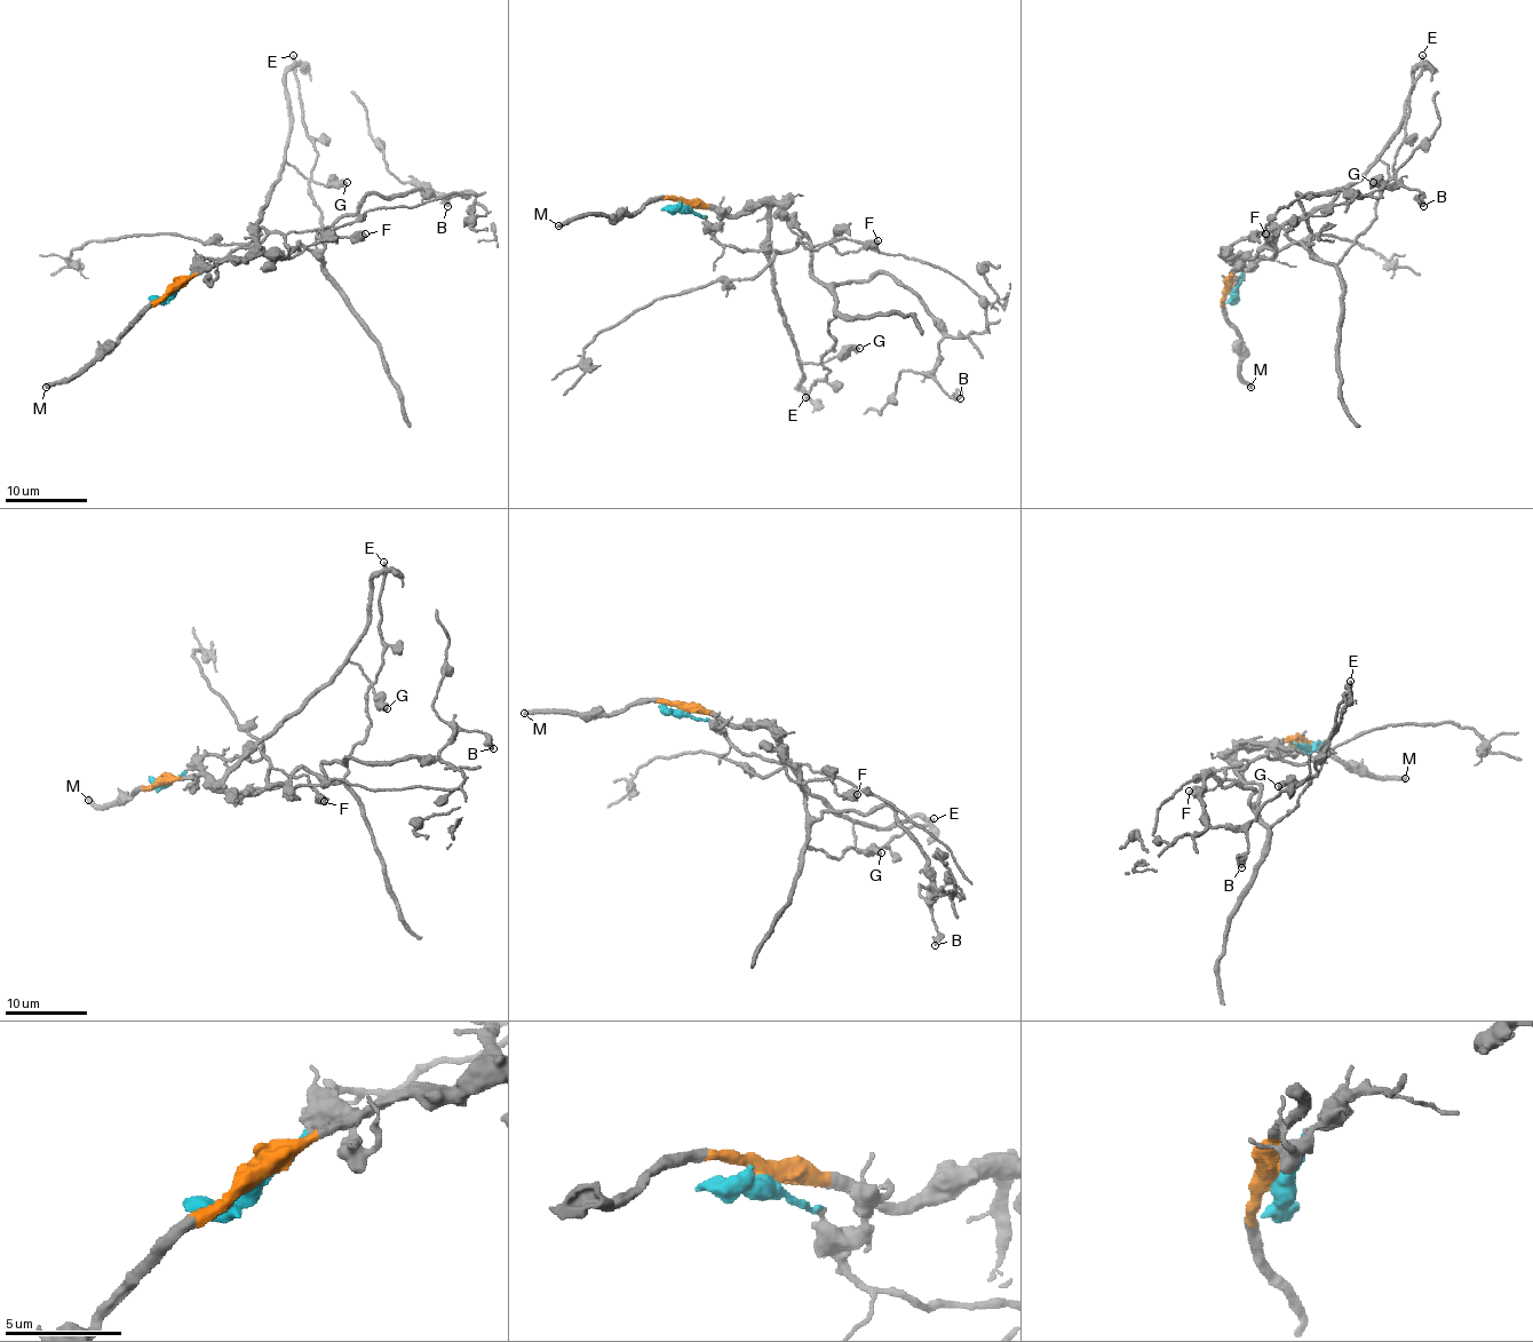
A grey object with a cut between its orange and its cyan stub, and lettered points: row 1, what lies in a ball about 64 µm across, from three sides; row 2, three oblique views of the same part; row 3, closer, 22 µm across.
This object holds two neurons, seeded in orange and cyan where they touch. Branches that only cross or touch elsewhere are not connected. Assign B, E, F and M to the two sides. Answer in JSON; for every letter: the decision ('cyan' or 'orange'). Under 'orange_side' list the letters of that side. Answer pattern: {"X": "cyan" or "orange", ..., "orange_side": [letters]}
{"B": "cyan", "E": "cyan", "F": "cyan", "M": "orange", "orange_side": ["M"]}

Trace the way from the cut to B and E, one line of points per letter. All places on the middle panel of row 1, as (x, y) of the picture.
B: (685, 207), (722, 244), (804, 236), (833, 285), (890, 274), (942, 334), (934, 380), (960, 398)
E: (685, 207), (722, 244), (792, 251), (804, 236), (810, 274), (835, 310), (828, 372), (807, 396)

